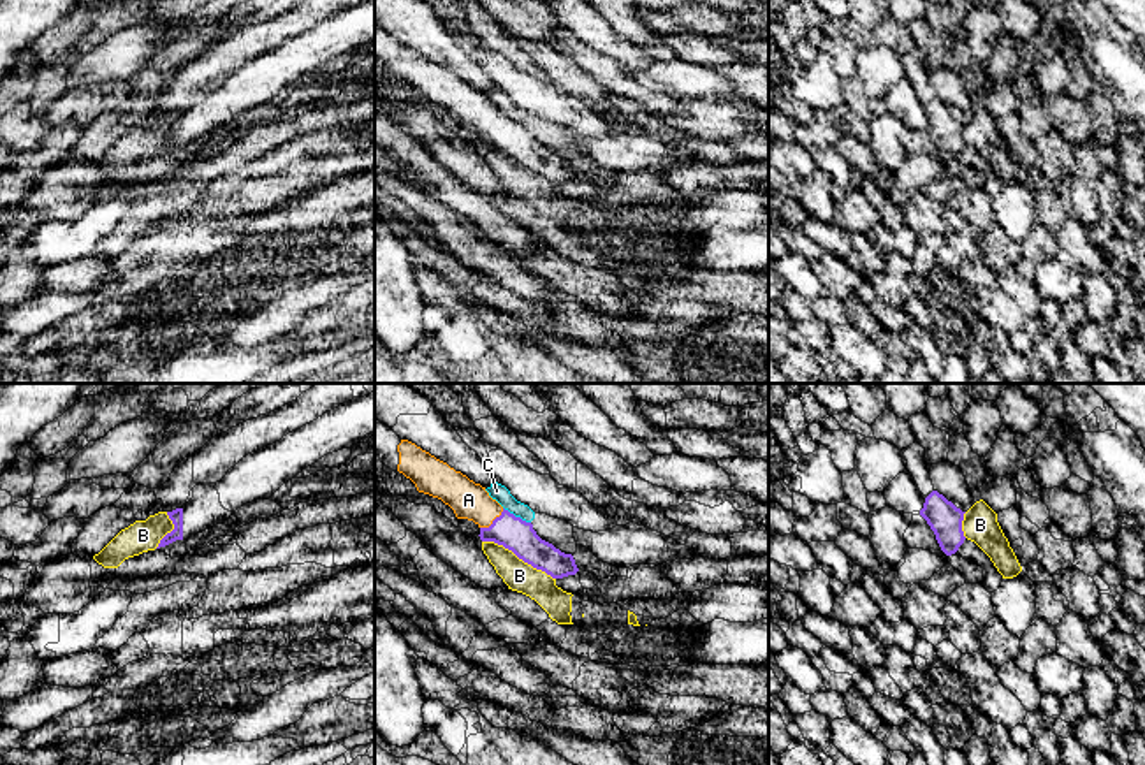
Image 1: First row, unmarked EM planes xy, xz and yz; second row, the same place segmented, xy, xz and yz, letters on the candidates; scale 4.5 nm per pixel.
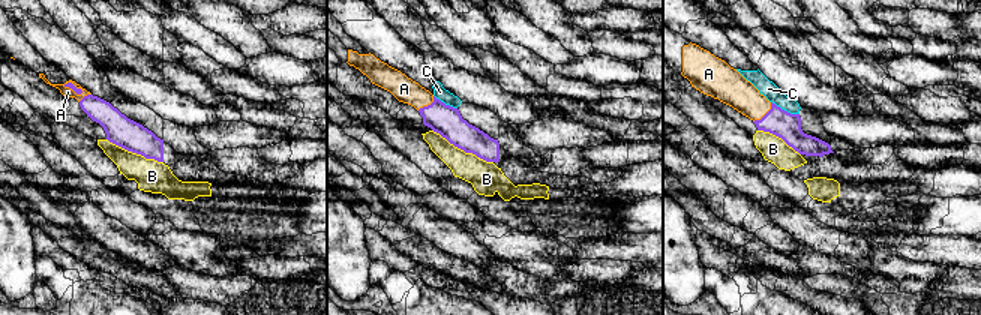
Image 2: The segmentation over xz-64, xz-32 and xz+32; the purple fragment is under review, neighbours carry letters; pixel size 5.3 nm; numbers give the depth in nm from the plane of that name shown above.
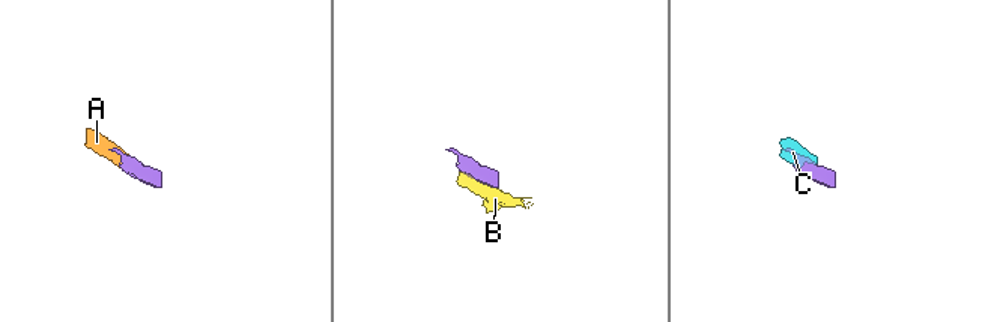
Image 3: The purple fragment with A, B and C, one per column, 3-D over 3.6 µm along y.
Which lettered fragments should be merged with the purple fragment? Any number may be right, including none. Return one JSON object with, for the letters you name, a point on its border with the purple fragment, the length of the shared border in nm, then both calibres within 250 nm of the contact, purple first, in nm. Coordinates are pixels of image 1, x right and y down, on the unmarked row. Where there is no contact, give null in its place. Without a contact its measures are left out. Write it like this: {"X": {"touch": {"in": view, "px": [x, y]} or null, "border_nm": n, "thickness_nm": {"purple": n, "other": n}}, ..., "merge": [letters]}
{"A": {"touch": {"in": "xz", "px": [493, 127]}, "border_nm": 140, "thickness_nm": {"purple": 150, "other": 170}}, "merge": ["A"]}

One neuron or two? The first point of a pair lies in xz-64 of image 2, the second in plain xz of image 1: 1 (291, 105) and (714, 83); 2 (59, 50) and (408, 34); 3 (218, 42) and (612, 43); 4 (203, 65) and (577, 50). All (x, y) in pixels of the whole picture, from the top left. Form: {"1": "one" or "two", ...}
{"1": "two", "2": "one", "3": "one", "4": "one"}

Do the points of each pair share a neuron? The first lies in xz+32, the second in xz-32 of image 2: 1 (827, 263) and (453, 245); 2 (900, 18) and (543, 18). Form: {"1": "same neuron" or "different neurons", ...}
{"1": "different neurons", "2": "different neurons"}

